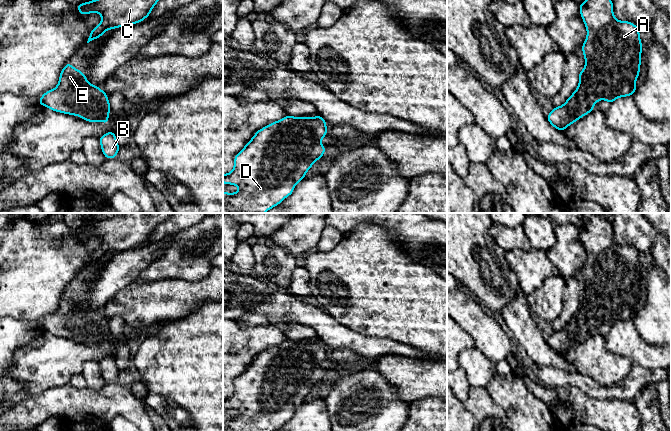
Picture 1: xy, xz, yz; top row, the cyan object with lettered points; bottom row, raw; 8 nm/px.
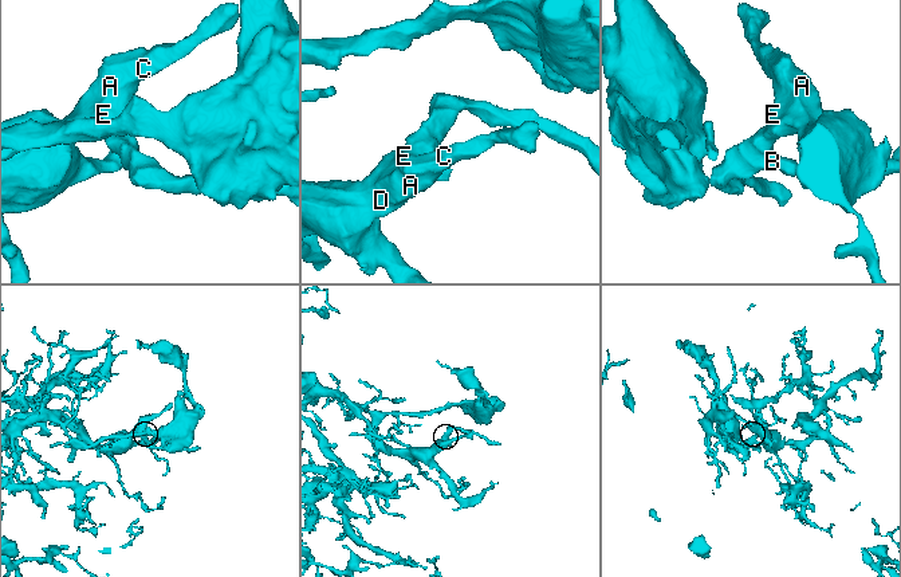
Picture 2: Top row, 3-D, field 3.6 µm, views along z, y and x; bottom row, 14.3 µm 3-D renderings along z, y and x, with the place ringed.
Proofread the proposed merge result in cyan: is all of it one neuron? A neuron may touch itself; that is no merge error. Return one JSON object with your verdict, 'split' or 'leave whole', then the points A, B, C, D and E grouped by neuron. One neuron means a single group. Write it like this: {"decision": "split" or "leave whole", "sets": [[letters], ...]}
{"decision": "leave whole", "sets": [["A", "B", "C", "D", "E"]]}

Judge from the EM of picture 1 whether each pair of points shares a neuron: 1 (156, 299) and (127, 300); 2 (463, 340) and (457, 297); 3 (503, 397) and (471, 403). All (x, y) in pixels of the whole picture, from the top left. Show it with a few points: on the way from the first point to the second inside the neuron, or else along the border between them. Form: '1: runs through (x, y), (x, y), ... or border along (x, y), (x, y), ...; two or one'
1: runs through (149, 300), (134, 300); one
2: border along (457, 322), (469, 333), (475, 346); two
3: border along (485, 388), (490, 397), (507, 416); two

